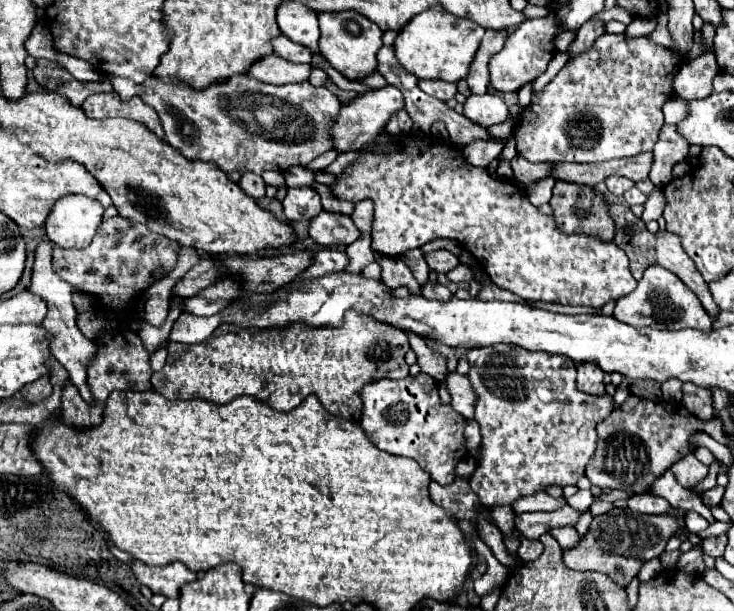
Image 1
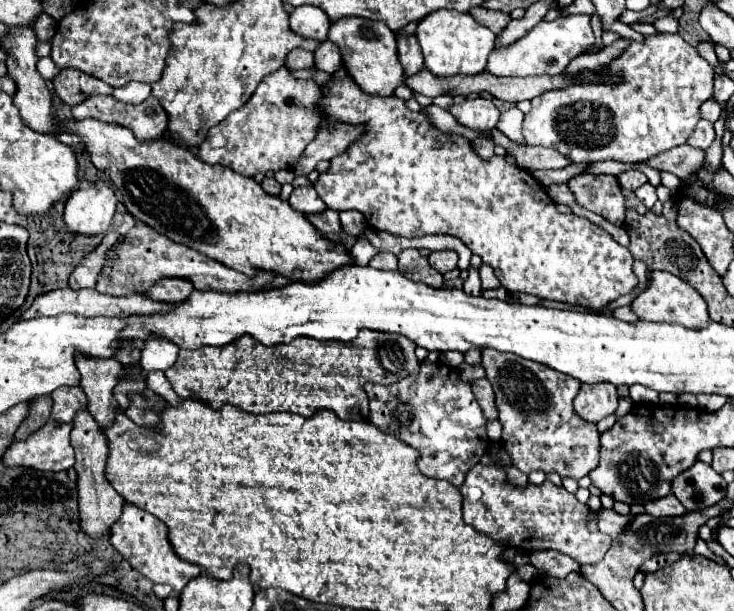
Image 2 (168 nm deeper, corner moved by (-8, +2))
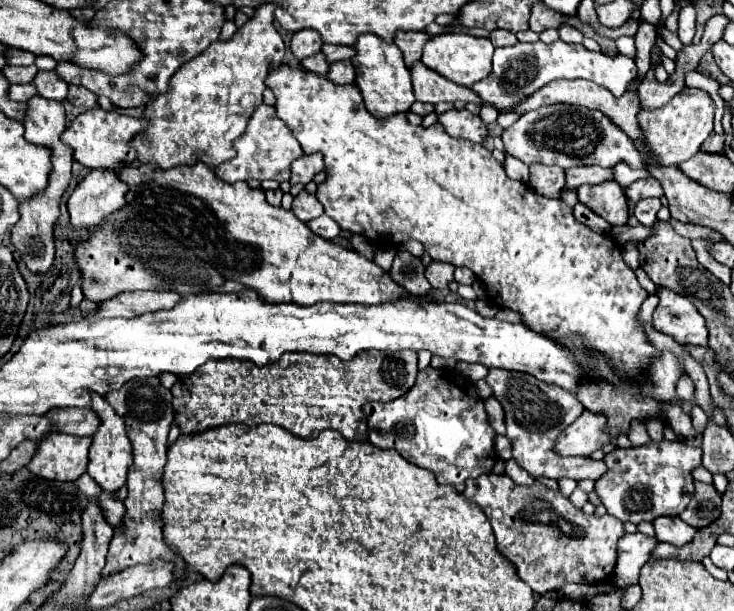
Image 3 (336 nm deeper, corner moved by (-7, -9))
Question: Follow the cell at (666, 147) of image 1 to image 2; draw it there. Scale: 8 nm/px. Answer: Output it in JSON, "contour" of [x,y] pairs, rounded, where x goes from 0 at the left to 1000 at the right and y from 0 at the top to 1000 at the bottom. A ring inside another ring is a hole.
{"contour":[[[952,196],[950,209],[947,209],[947,216],[941,219],[941,226],[936,229],[936,236],[947,239],[947,242],[955,242],[955,245],[963,245],[971,229],[974,229],[971,203],[963,200],[963,196]]]}

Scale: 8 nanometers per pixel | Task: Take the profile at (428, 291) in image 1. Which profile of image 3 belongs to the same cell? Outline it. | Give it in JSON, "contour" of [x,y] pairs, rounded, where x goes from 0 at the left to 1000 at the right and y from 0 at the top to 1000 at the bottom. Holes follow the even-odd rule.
{"contour":[[[542,408],[540,411],[540,421],[537,421],[537,434],[531,440],[531,450],[534,457],[550,470],[559,483],[583,483],[586,480],[586,463],[578,450],[578,434],[569,421],[559,417],[556,411],[550,408]]]}

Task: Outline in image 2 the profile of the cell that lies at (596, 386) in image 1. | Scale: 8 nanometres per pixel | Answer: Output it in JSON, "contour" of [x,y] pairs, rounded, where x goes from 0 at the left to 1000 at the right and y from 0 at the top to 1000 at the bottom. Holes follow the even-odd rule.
{"contour":[[[794,628],[786,651],[783,651],[783,674],[786,681],[792,681],[792,687],[802,691],[802,694],[813,694],[822,684],[838,678],[843,661],[843,648],[841,648],[841,635],[835,628]]]}

